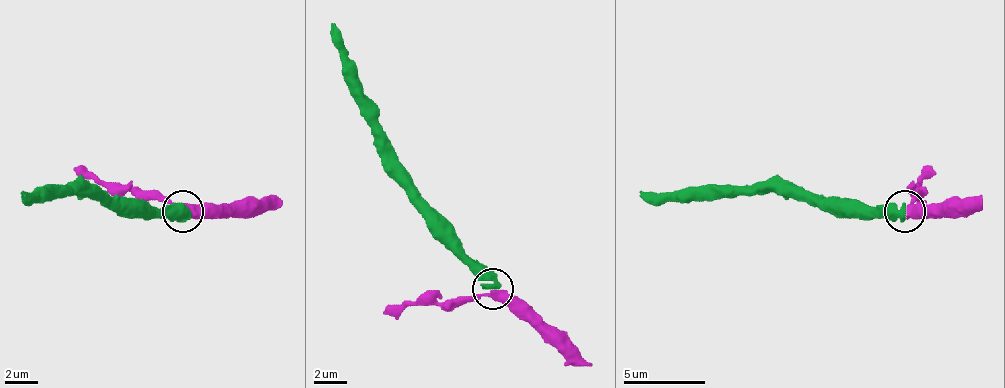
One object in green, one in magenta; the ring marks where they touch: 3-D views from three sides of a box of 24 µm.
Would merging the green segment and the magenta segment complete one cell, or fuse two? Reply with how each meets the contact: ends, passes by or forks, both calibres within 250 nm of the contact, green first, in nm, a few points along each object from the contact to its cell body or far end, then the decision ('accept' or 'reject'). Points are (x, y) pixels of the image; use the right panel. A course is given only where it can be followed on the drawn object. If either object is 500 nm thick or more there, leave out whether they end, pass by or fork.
650 nm thick on the green side, 440 nm on the other; green runs (904, 212), (830, 212), (813, 200), (768, 191), (640, 191); magenta runs (908, 212), (965, 212), (982, 200); accept

